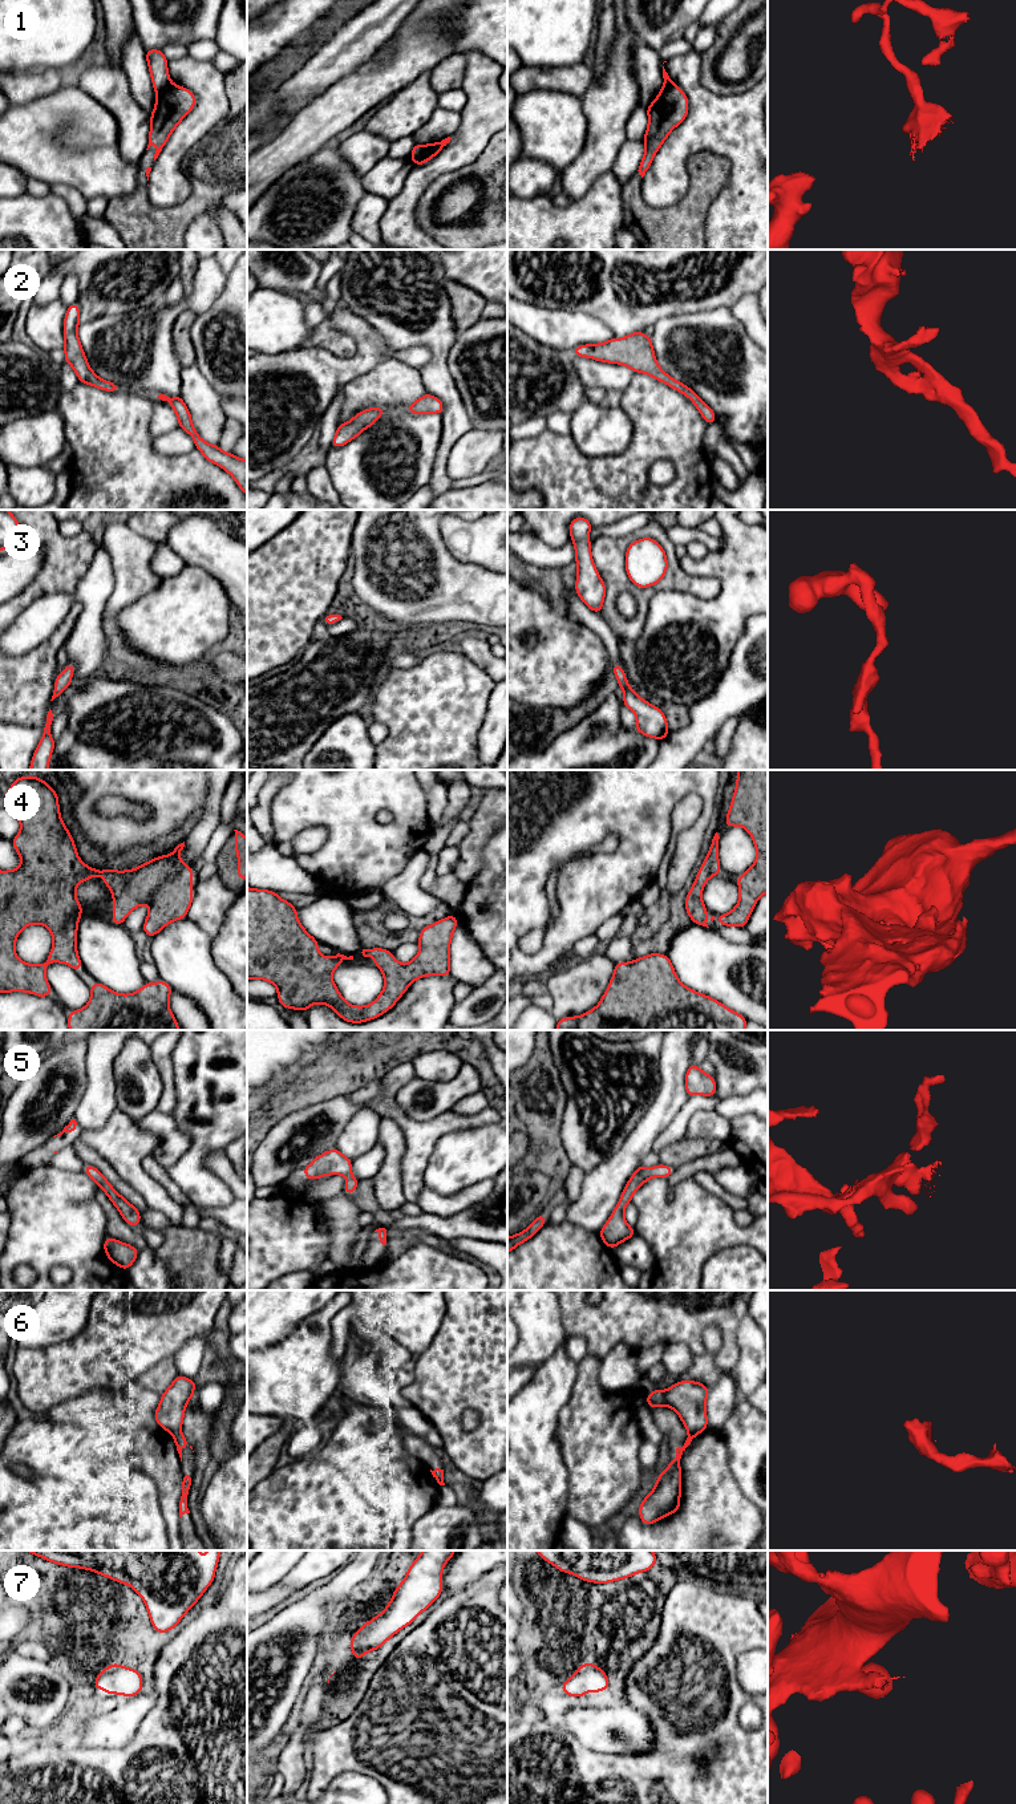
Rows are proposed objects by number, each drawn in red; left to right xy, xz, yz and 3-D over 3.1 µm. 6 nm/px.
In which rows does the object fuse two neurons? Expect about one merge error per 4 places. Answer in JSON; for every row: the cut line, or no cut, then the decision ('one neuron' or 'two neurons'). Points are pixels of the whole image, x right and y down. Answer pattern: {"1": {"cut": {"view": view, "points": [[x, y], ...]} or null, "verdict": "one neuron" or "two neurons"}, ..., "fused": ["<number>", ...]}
{"1": {"cut": {"view": "xz", "points": [[426, 145], [426, 149], [412, 159]]}, "verdict": "two neurons"}, "2": {"cut": null, "verdict": "one neuron"}, "3": {"cut": null, "verdict": "one neuron"}, "4": {"cut": null, "verdict": "one neuron"}, "5": {"cut": null, "verdict": "one neuron"}, "6": {"cut": {"view": "xy", "points": [[179, 1430], [173, 1435]]}, "verdict": "two neurons"}, "7": {"cut": null, "verdict": "one neuron"}, "fused": ["1", "6"]}

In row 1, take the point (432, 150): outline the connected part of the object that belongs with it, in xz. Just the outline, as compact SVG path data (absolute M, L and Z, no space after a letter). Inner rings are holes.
M450 137L440 141L440 142L436 142L436 143L432 143L432 145L426 145L426 151L417 159L412 159L413 162L413 166L414 165L424 165L426 163L430 158L436 157L441 149L444 149L449 142L450 142Z

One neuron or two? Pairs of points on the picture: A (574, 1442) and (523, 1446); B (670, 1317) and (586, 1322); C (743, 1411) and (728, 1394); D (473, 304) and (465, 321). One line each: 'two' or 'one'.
A: two
B: one
C: two
D: one

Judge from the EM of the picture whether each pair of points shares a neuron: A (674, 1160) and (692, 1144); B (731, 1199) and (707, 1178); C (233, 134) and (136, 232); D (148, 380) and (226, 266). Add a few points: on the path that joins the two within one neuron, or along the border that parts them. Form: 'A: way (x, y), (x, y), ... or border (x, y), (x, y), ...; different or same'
A: way (677, 1156), (688, 1148); same
B: way (724, 1195), (712, 1184); same
C: way (219, 166), (213, 173), (209, 187), (168, 226); same
D: border (217, 263), (226, 275); different

